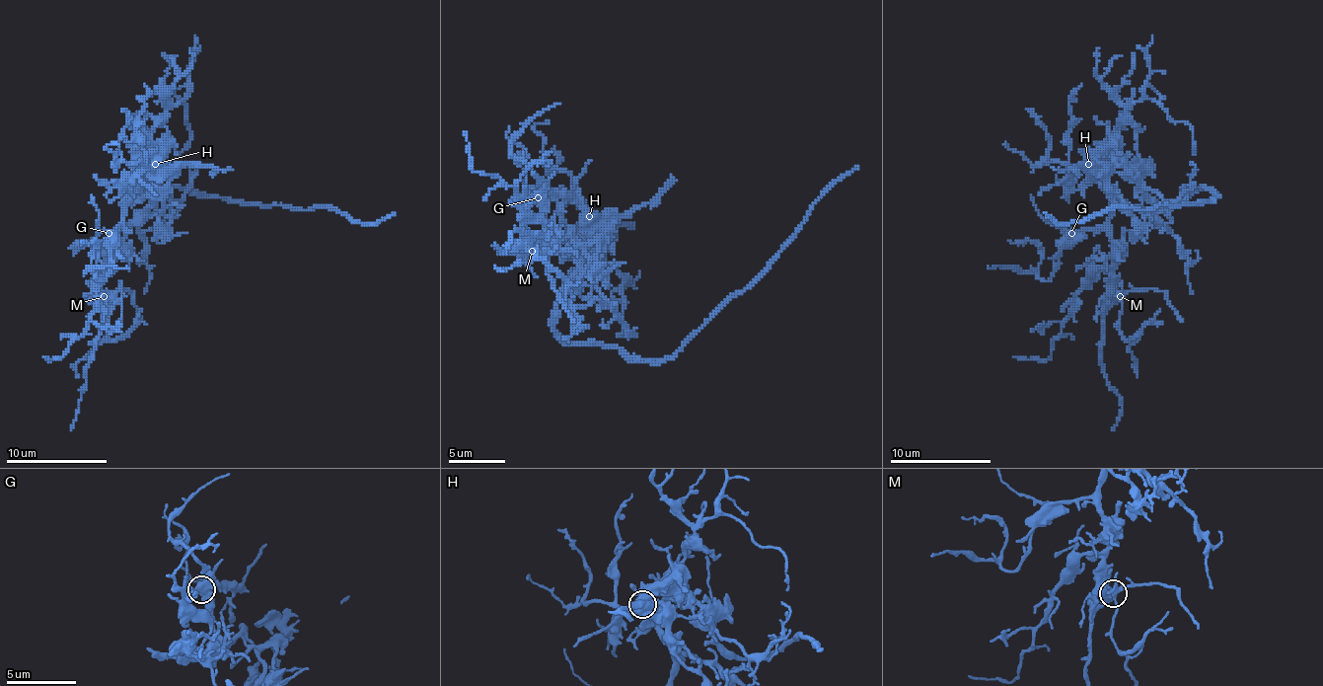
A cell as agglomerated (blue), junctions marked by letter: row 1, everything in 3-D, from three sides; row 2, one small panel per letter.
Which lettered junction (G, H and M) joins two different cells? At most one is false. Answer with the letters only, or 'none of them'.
none of them

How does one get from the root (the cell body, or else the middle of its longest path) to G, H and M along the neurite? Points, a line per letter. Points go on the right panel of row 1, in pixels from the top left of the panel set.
G: (1172, 200), (1149, 202), (1137, 192), (1142, 202), (1127, 205), (1107, 192), (1109, 217), (1102, 225), (1071, 233)
H: (1172, 200), (1154, 202), (1142, 190), (1139, 180), (1117, 162), (1089, 165)
M: (1172, 200), (1149, 202), (1137, 192), (1142, 202), (1127, 205), (1107, 192), (1114, 291), (1120, 296)

